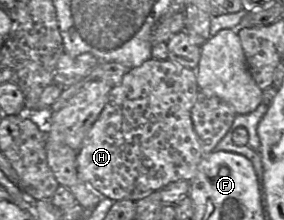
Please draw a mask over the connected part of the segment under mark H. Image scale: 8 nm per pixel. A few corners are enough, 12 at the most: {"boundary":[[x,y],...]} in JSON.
{"boundary":[[151,58],[110,90],[80,177],[134,202],[205,156],[196,70]]}

